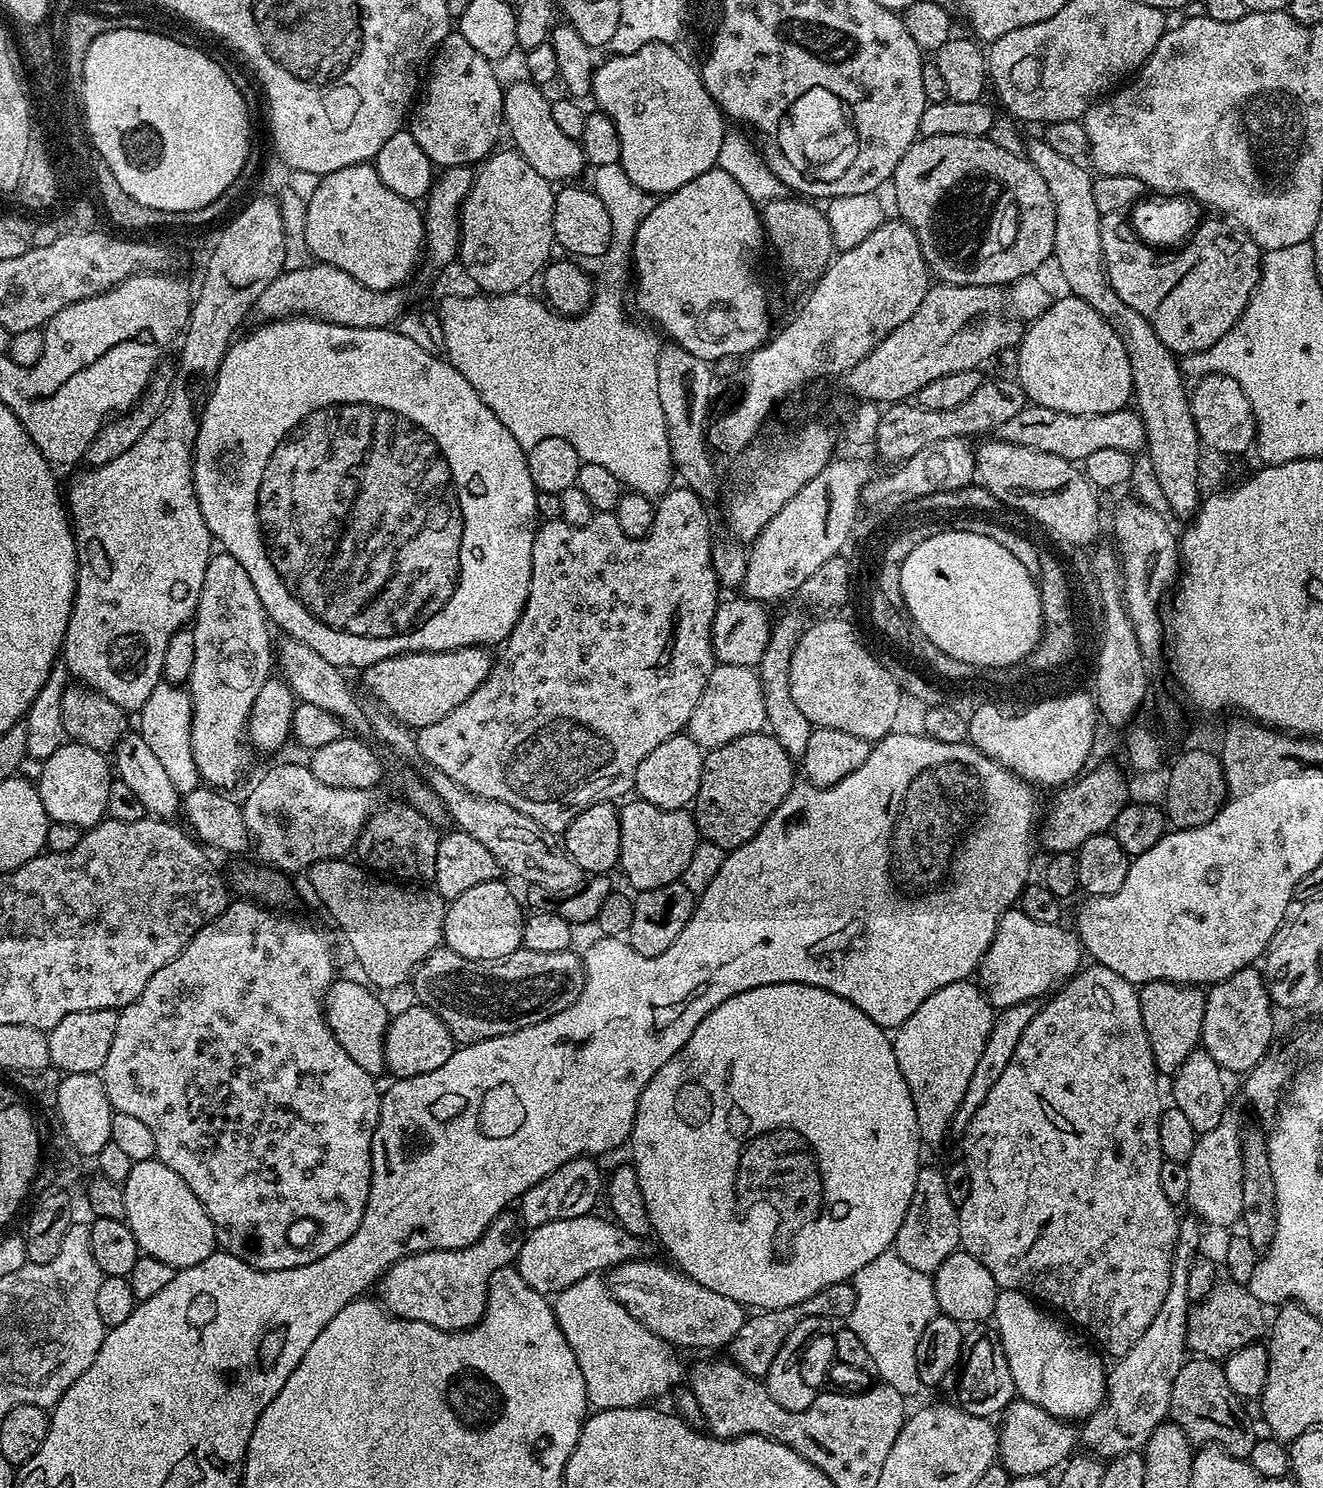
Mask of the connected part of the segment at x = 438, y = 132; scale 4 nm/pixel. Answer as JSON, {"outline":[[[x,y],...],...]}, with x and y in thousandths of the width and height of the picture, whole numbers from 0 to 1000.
{"outline":[[[347,20],[339,21],[339,25],[330,32],[319,61],[310,75],[313,95],[322,101],[327,111],[333,114],[360,112],[368,108],[376,99],[378,89],[379,91],[381,71],[377,67],[363,67],[360,70],[360,62],[379,61],[379,56],[372,46],[374,46],[373,41],[361,36]]]}

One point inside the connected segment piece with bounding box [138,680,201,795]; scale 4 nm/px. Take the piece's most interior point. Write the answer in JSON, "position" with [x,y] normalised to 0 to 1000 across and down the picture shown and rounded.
{"position":[125,484]}

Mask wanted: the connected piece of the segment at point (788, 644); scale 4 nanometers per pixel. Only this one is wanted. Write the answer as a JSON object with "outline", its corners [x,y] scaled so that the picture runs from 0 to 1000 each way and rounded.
{"outline":[[[593,413],[587,417],[584,417],[584,426],[580,429],[579,437],[572,448],[571,452],[574,455],[577,462],[577,471],[579,473],[580,489],[581,493],[588,498],[600,511],[607,510],[609,505],[610,497],[612,496],[615,487],[600,472],[597,466],[596,449],[597,442],[599,442],[602,429],[608,423],[608,417],[602,413]]]}

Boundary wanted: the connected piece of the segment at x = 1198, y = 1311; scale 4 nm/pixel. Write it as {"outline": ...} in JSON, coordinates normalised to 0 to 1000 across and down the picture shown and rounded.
{"outline":[[[922,862],[915,870],[902,876],[898,882],[898,905],[905,912],[920,915],[924,915],[933,907],[953,900],[952,894],[956,894],[956,877],[940,863]]]}

